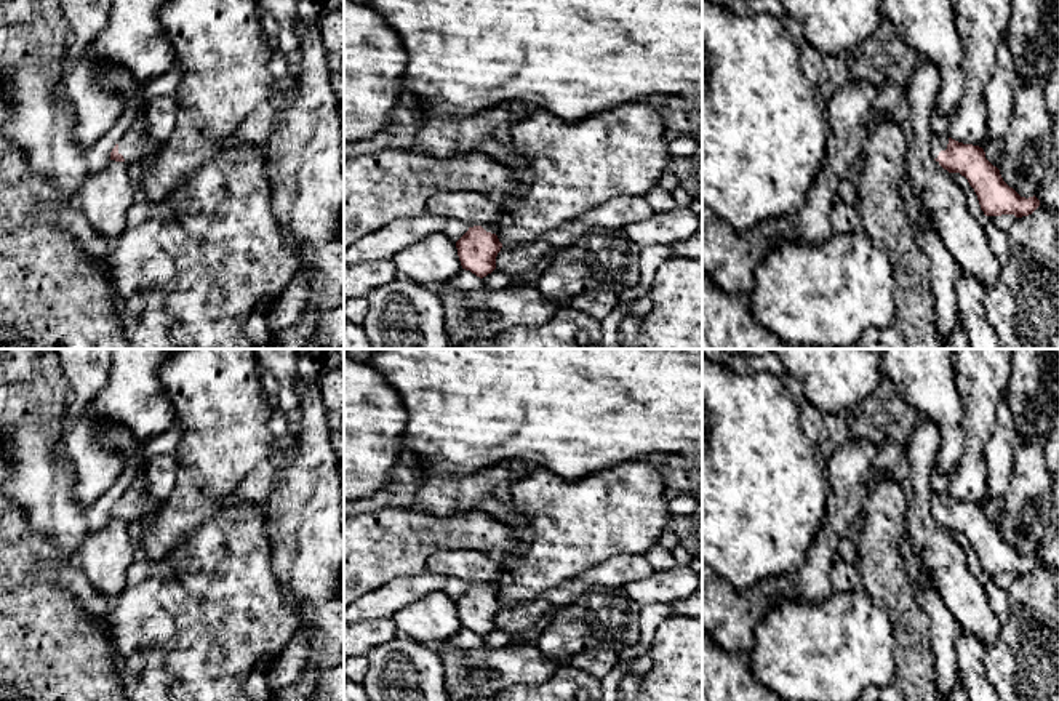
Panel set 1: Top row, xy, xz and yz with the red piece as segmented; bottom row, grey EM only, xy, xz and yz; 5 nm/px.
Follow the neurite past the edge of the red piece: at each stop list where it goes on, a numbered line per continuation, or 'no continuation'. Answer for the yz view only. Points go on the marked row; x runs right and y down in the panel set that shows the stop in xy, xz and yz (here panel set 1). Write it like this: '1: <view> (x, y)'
1: yz (938, 143)

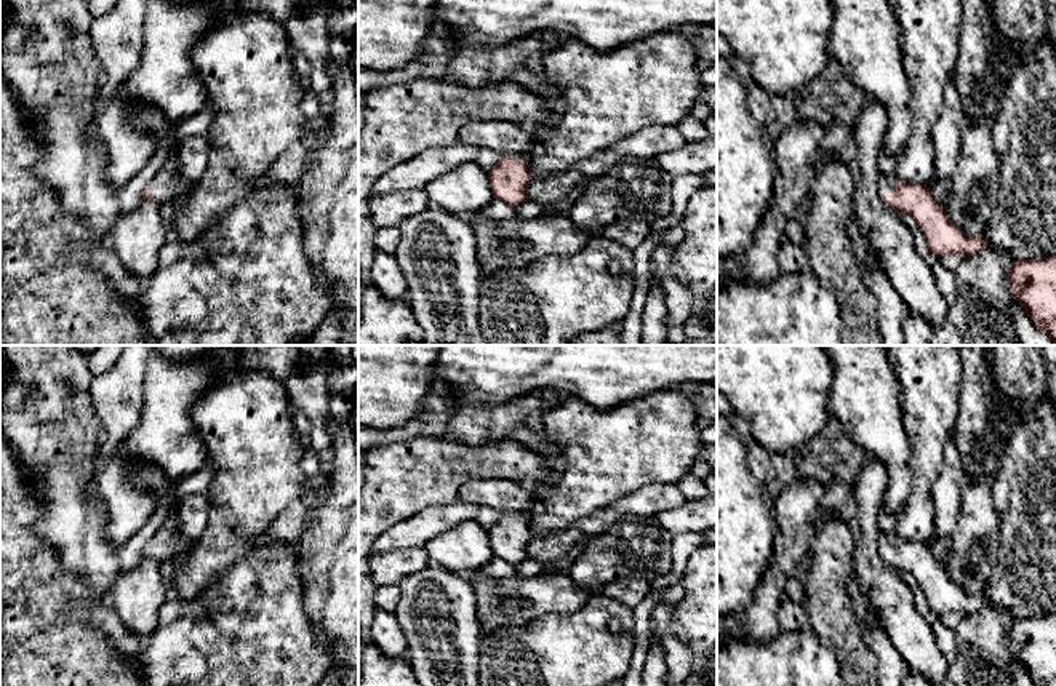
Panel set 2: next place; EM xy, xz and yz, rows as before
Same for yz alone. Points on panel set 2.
1: yz (885, 183)

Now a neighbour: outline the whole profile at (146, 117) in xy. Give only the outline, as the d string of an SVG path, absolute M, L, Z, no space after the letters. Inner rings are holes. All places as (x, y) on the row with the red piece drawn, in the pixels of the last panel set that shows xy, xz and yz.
M130 106L128 117L142 131L150 131L158 139L158 144L166 144L170 147L168 165L173 165L179 147L173 141L174 126L170 125L152 106Z

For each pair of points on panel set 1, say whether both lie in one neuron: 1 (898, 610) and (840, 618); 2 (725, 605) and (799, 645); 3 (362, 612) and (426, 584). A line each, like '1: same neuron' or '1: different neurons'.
1: different neurons
2: different neurons
3: same neuron

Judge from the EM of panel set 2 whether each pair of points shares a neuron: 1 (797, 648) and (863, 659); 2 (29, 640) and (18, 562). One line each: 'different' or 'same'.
1: different
2: same

